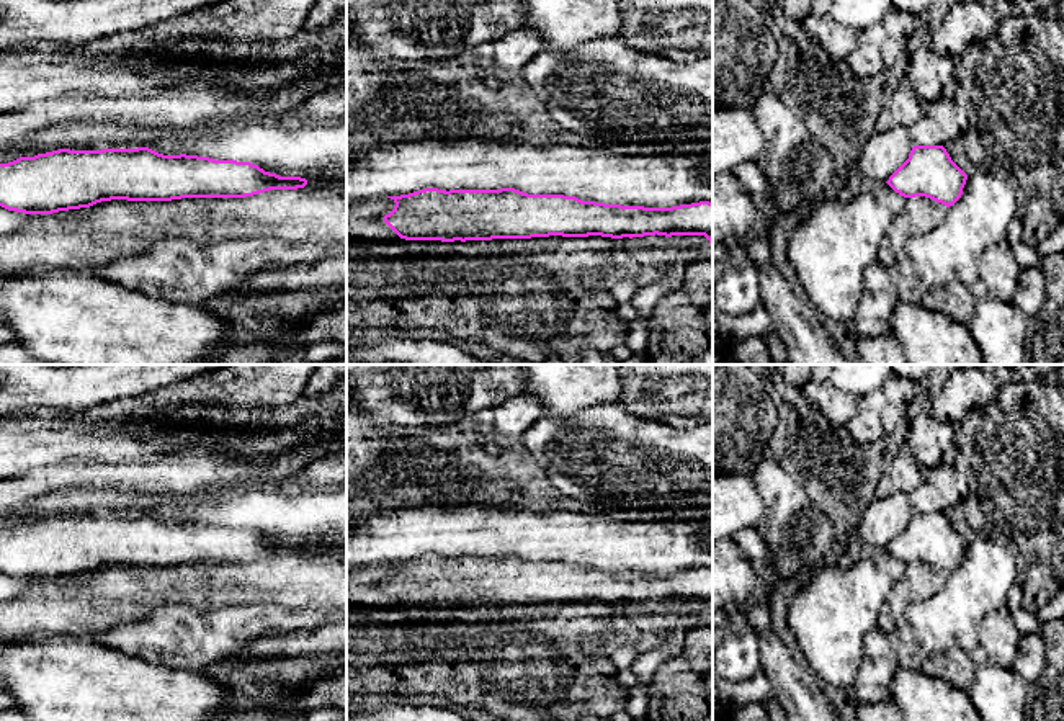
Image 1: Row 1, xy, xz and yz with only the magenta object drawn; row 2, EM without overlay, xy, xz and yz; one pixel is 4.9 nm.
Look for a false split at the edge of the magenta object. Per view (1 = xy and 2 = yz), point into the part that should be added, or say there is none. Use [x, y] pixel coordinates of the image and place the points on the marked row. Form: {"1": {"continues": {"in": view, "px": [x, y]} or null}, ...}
{"1": {"continues": null}, "2": {"continues": null}}

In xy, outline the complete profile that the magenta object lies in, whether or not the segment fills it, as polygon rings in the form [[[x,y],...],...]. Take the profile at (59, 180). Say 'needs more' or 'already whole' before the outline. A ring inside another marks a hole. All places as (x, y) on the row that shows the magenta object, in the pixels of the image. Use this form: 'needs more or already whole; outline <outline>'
already whole; outline [[[149,147],[59,149],[0,163],[0,206],[25,214],[52,214],[111,199],[245,198],[306,185],[306,178],[279,177],[250,162],[163,155]]]

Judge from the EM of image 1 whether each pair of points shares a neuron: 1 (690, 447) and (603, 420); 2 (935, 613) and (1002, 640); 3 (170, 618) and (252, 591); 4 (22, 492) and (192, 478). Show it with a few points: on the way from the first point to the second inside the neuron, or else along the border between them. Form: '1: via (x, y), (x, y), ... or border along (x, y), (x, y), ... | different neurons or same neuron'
1: via (669, 447), (625, 440) | same neuron
2: border along (1004, 605), (989, 612), (981, 620), (976, 643) | different neurons
3: border along (160, 605), (190, 605), (201, 610), (236, 607) | different neurons
4: via (64, 476), (149, 476) | same neuron

